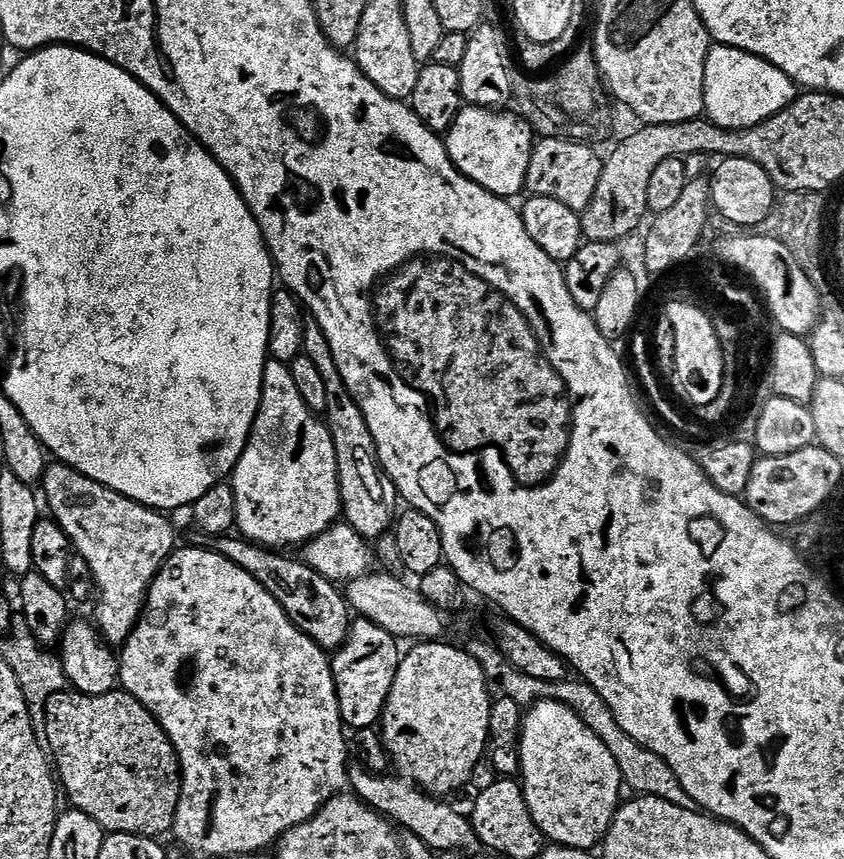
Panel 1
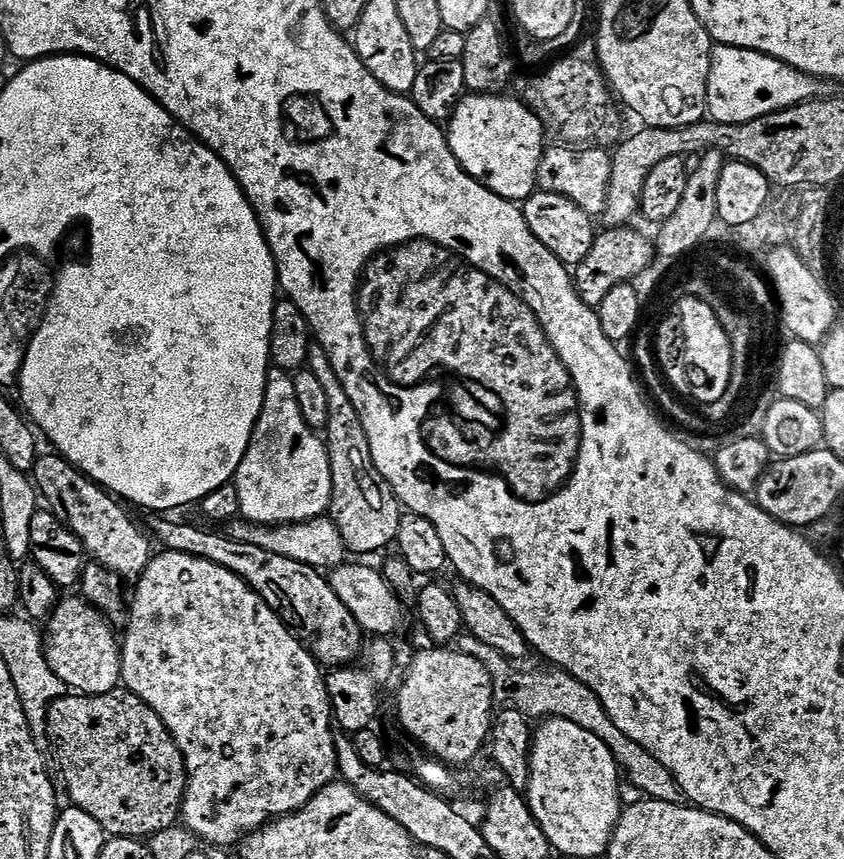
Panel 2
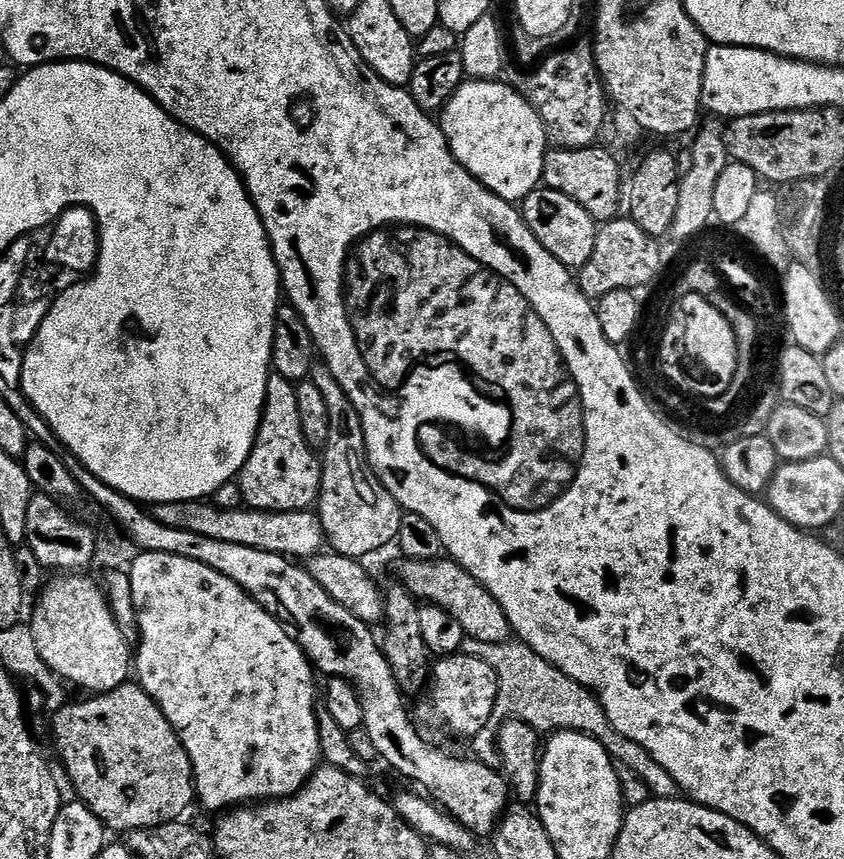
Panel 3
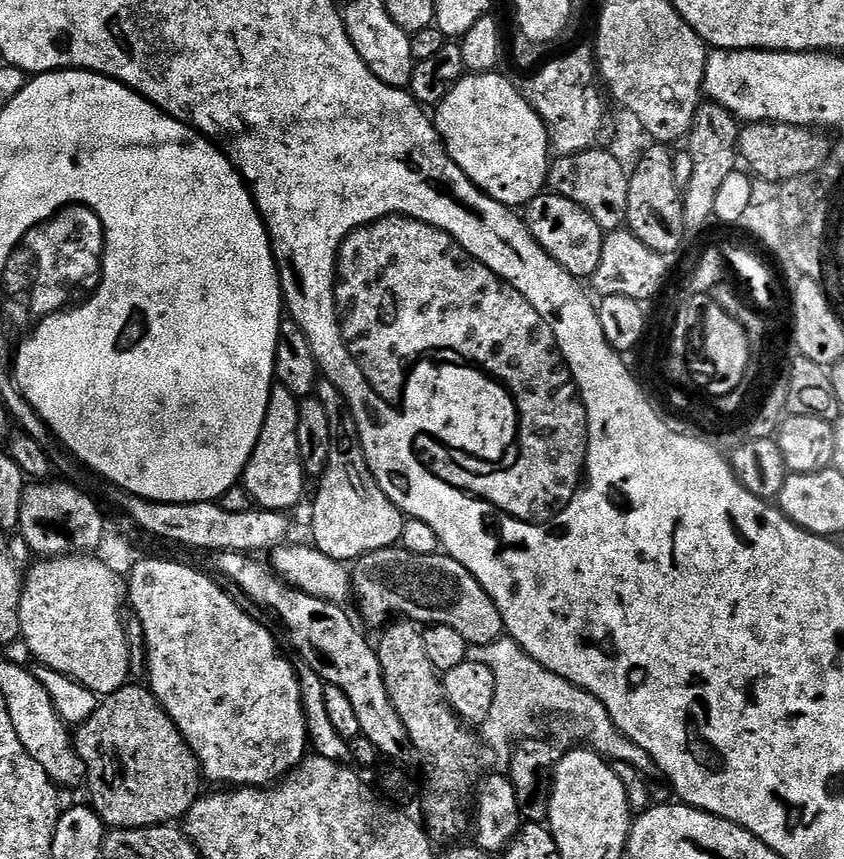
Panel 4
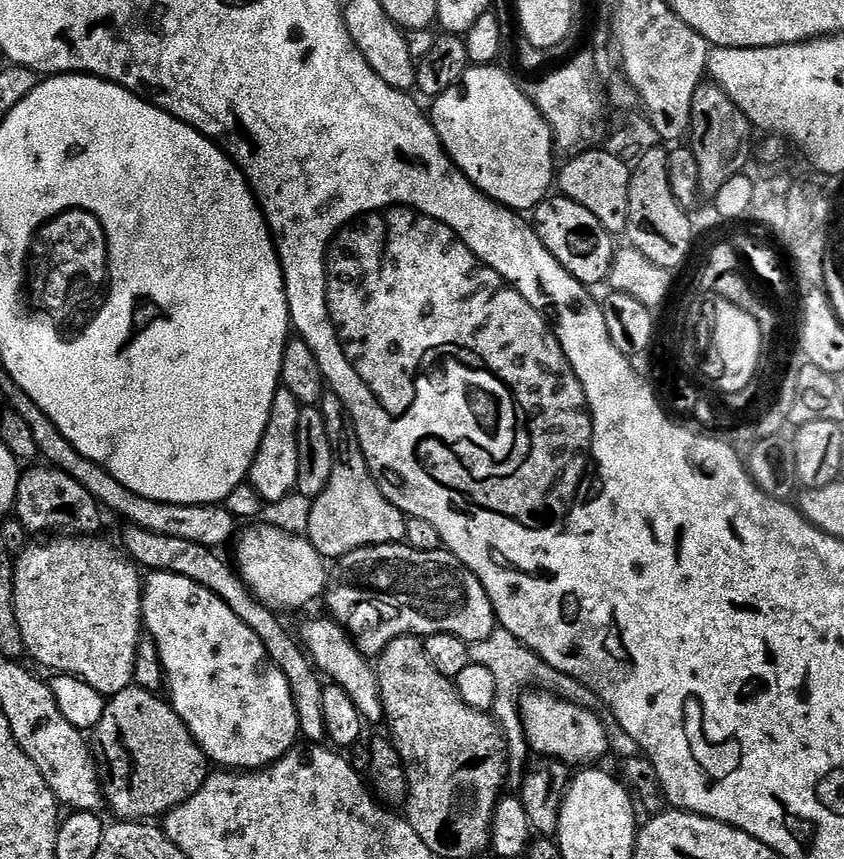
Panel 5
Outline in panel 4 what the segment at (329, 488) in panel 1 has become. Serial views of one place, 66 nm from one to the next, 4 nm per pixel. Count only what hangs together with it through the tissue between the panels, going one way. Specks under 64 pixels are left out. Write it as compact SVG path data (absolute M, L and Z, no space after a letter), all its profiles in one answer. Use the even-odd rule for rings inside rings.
M273 383L266 418L260 427L258 442L248 465L244 467L242 486L261 509L287 513L304 496L306 477L302 458L298 458L298 406L300 400L283 385Z

